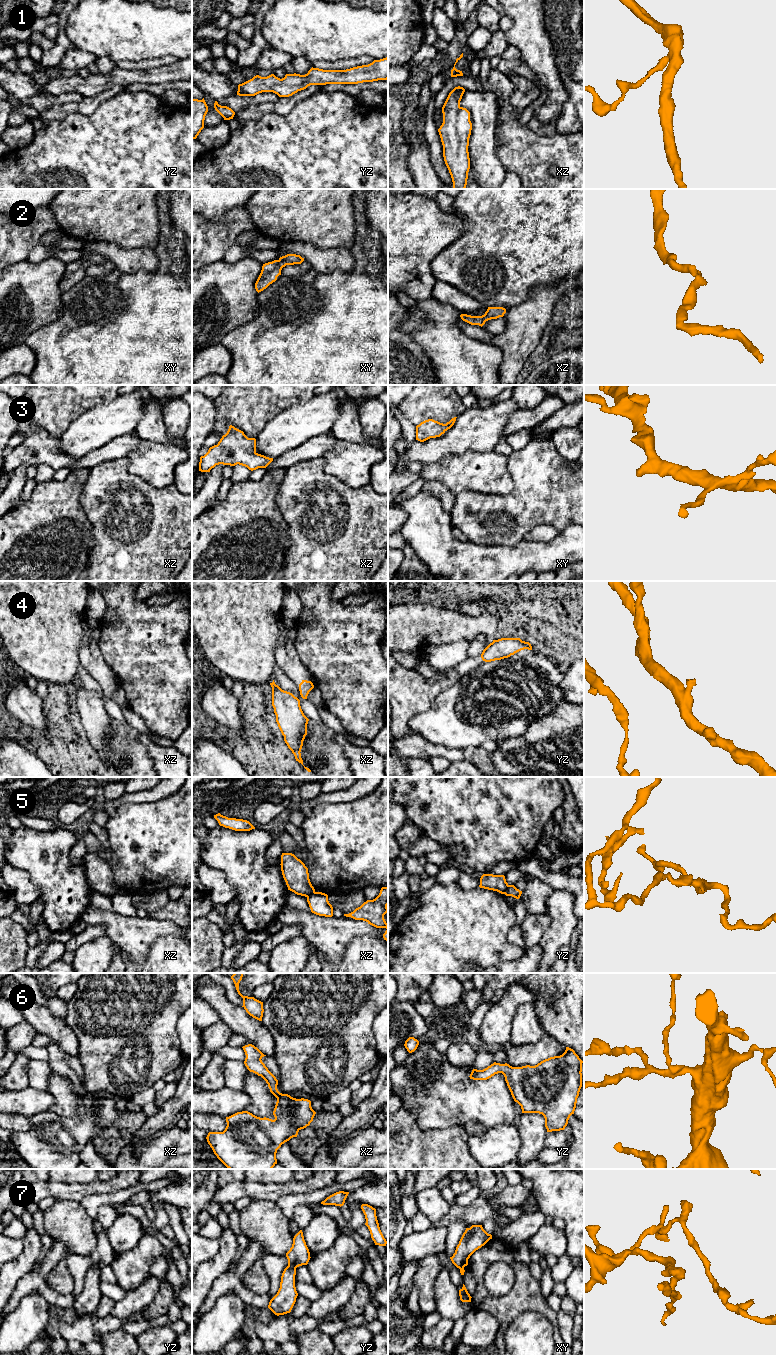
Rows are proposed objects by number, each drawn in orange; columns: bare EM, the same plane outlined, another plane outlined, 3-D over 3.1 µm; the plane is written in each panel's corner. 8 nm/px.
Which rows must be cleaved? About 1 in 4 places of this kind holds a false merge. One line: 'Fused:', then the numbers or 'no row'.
Fused: 5

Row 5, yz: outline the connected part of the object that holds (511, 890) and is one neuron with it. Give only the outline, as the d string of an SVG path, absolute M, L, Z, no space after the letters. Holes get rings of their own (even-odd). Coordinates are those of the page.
M508 885L505 895L506 896L512 896L516 899L519 899L522 894L522 891L517 889L514 885Z

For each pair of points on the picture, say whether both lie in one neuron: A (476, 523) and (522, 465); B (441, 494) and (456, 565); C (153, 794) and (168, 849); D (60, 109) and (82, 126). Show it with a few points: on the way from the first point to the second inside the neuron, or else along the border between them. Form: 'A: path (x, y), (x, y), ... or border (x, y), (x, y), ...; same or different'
A: path (493, 517), (522, 488), (522, 482); same
B: border (428, 492), (448, 513); different
C: border (177, 791), (158, 800), (132, 803); different
D: border (91, 113), (68, 113), (61, 120), (50, 123); different

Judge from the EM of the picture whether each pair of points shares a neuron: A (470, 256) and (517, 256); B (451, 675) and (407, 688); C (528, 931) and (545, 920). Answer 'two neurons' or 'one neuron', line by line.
A: one neuron
B: one neuron
C: one neuron

